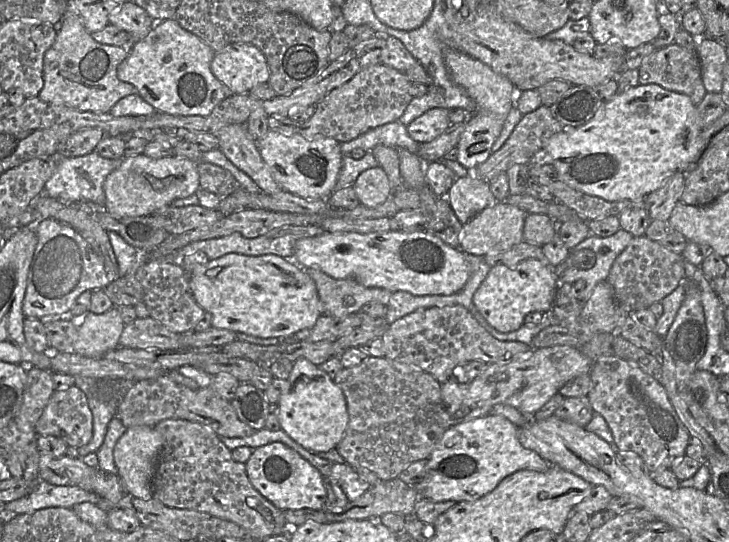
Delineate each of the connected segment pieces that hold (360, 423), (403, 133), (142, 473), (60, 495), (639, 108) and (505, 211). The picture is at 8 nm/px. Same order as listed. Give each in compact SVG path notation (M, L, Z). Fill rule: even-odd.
M368 356L356 366L343 367L333 381L343 391L349 413L347 430L336 449L347 464L353 468L366 468L383 481L398 478L415 461L428 459L446 430L462 421L449 414L441 397L442 384L430 373L384 356Z
M395 121L368 130L352 140L340 142L340 148L343 155L350 155L351 151L356 148L367 152L380 144L394 148L405 148L412 153L418 153L421 143L409 136L406 125Z
M132 426L126 428L124 434L114 447L114 462L118 469L118 477L129 494L136 498L149 500L153 498L152 479L155 467L163 447L163 437L154 426Z
M38 480L30 493L20 499L5 503L6 514L10 516L32 514L37 510L62 507L89 502L98 505L100 498L93 492L87 492L77 486L56 486Z
M639 84L619 92L606 103L594 117L577 128L566 128L554 134L541 149L540 157L551 163L558 178L570 187L606 201L641 200L677 172L687 174L691 163L699 161L701 152L702 120L697 106L681 93L673 92L656 84Z
M494 201L463 224L460 231L459 248L464 253L480 256L507 251L523 241L523 227L527 214L528 212L517 206L503 201Z

